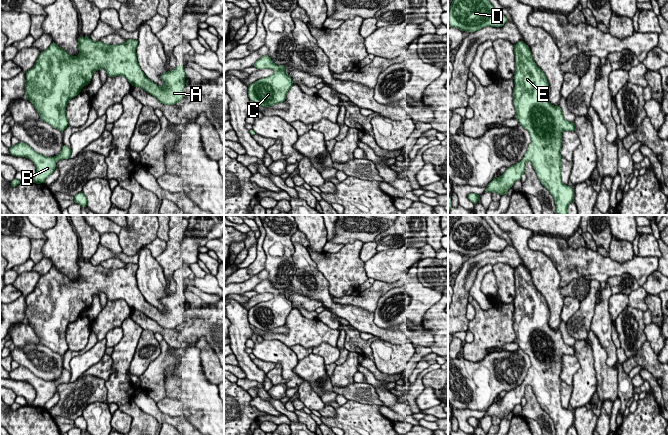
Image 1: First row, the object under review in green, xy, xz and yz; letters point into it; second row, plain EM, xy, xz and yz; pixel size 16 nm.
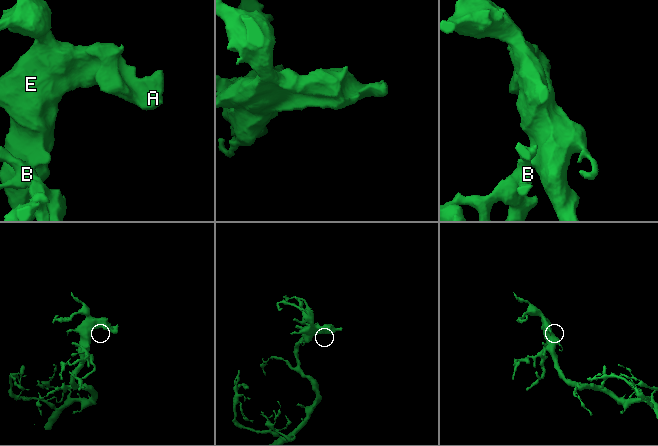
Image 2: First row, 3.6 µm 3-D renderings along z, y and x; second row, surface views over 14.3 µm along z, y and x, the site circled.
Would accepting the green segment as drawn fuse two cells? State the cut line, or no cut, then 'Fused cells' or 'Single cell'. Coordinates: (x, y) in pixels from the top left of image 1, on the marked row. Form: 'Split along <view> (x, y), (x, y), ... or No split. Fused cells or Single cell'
No split. Single cell

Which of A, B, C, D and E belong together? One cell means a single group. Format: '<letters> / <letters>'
A B C D E

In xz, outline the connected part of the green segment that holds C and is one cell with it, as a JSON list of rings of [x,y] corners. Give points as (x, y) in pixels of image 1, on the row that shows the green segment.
[[[268,55],[262,56],[254,64],[257,69],[273,69],[274,74],[248,85],[248,97],[251,102],[262,107],[282,103],[293,86],[292,78],[285,72],[286,65],[277,66]]]

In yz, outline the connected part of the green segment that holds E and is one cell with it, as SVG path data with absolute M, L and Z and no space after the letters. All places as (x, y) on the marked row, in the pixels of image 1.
M519 41L514 45L515 53L515 74L513 91L513 103L516 111L516 118L519 125L523 126L529 133L531 143L523 157L517 164L510 166L506 171L488 184L484 192L497 192L501 196L506 194L512 188L517 180L521 180L521 176L525 173L525 162L530 161L533 168L542 183L549 190L554 198L556 213L558 215L567 215L567 207L574 199L574 191L568 185L561 181L561 155L562 132L576 131L574 122L564 119L562 110L559 106L553 106L549 101L550 87L545 74L536 65L528 46Z

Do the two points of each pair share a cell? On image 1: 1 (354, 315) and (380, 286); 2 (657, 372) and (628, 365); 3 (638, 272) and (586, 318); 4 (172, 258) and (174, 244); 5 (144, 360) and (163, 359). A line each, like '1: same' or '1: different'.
1: different
2: same
3: different
4: same
5: different

